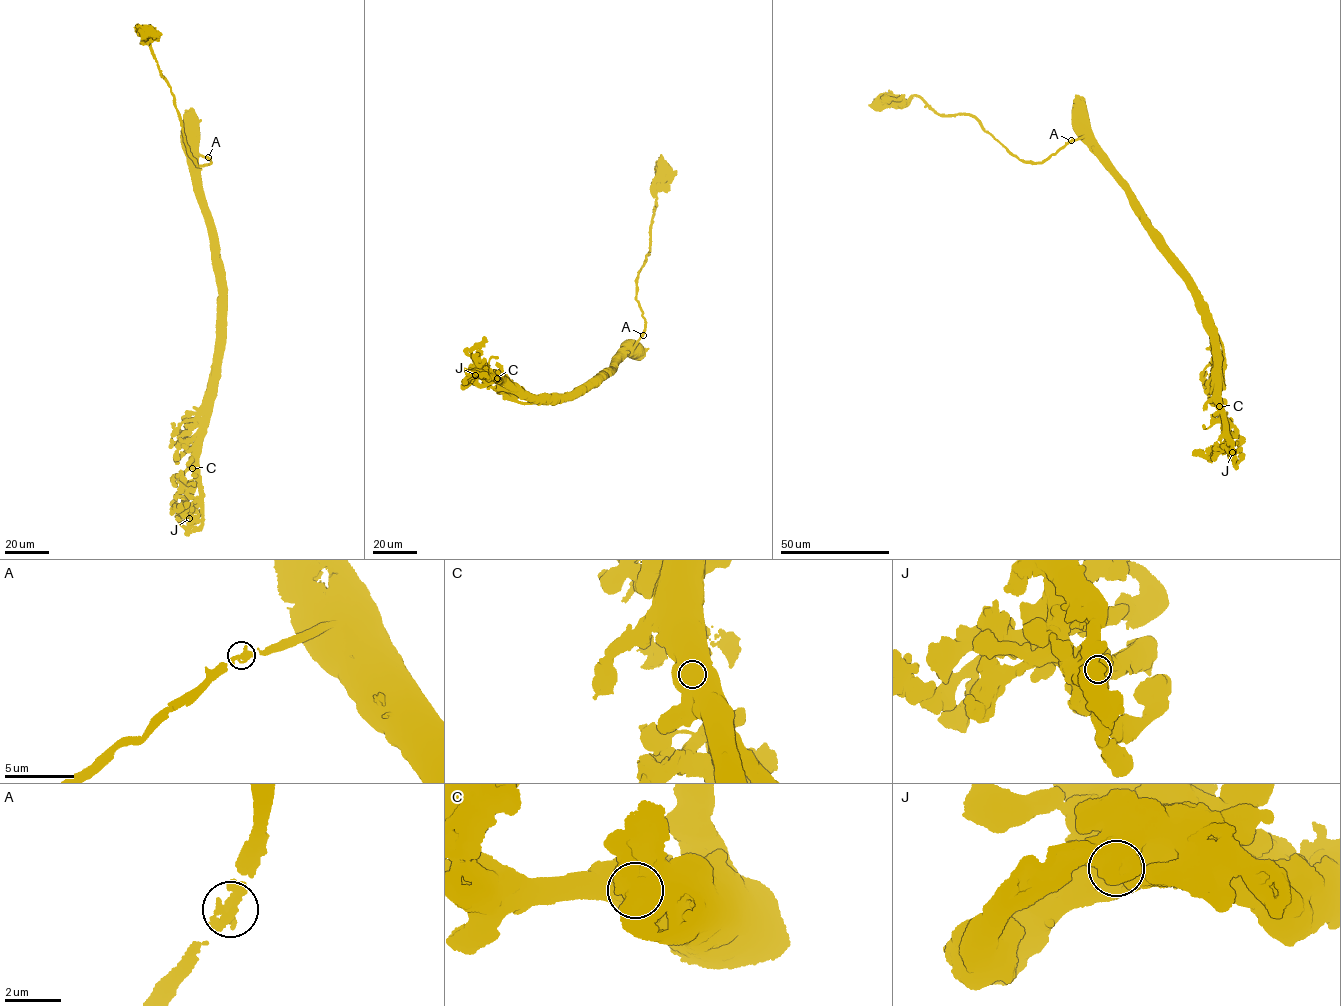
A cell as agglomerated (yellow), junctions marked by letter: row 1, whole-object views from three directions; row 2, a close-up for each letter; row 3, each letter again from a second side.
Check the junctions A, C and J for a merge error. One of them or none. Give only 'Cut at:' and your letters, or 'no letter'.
Cut at: no letter

